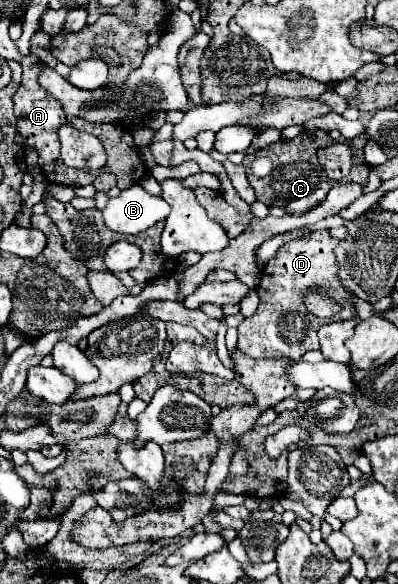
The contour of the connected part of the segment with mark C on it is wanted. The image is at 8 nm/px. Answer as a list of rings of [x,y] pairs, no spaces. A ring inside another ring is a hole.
[[[306,130],[302,134],[298,134],[298,138],[292,140],[280,140],[276,144],[270,144],[266,148],[262,148],[260,152],[256,152],[258,156],[268,156],[270,160],[274,160],[274,168],[268,176],[264,178],[252,178],[248,172],[248,182],[256,192],[256,200],[264,202],[266,206],[282,206],[288,214],[292,216],[304,216],[306,212],[310,212],[312,208],[316,208],[328,194],[328,190],[334,186],[334,180],[330,180],[324,174],[324,168],[318,162],[318,148],[330,146],[332,140],[328,136],[328,132],[324,130]]]

